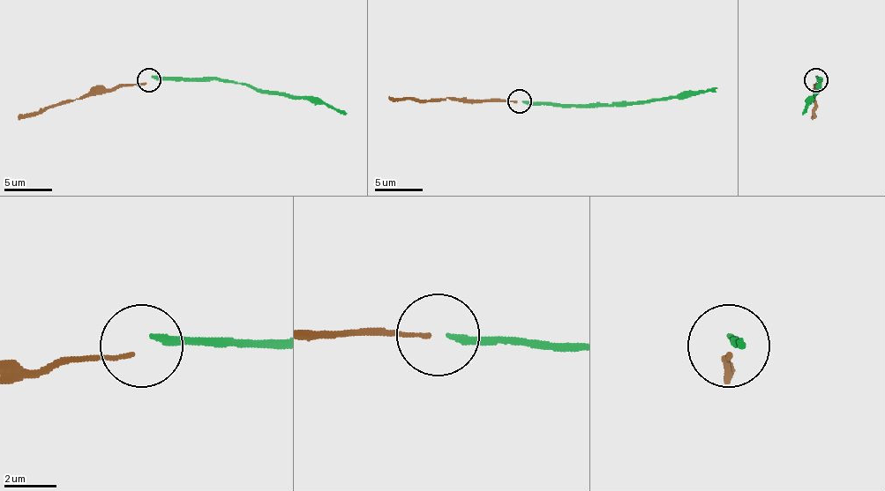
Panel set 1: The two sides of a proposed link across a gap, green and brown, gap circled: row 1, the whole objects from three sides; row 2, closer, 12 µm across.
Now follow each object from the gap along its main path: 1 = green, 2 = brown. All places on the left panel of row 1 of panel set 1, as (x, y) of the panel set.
1: (151, 78), (244, 82), (271, 92), (311, 97), (346, 114)
2: (146, 82), (91, 90), (77, 100), (45, 107), (18, 118)

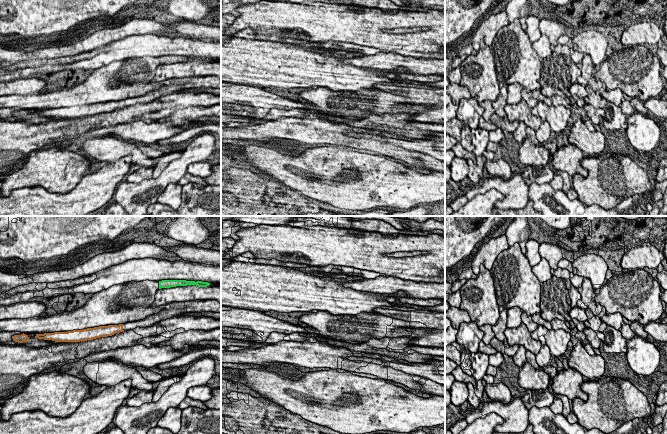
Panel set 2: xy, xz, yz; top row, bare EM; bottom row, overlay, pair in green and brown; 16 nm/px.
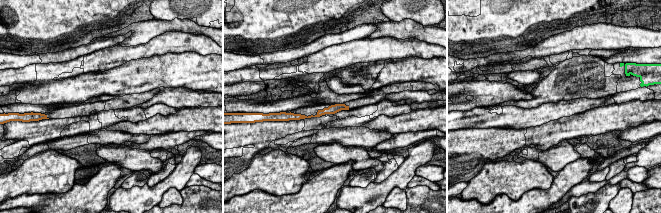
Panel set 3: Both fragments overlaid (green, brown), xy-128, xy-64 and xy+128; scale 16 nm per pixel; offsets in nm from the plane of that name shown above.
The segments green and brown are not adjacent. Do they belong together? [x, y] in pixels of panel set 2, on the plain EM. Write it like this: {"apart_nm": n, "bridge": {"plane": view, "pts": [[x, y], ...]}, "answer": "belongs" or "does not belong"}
{"apart_nm": 850, "bridge": {"plane": "xy", "pts": [[159, 64], [122, 100]]}, "answer": "does not belong"}

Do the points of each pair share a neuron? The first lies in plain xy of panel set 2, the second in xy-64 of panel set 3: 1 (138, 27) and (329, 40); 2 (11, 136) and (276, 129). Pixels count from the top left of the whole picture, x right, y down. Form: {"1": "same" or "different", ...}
{"1": "same", "2": "same"}

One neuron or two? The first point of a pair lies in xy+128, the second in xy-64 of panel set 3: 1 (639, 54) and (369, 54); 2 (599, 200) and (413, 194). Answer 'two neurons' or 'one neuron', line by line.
1: one neuron
2: two neurons

